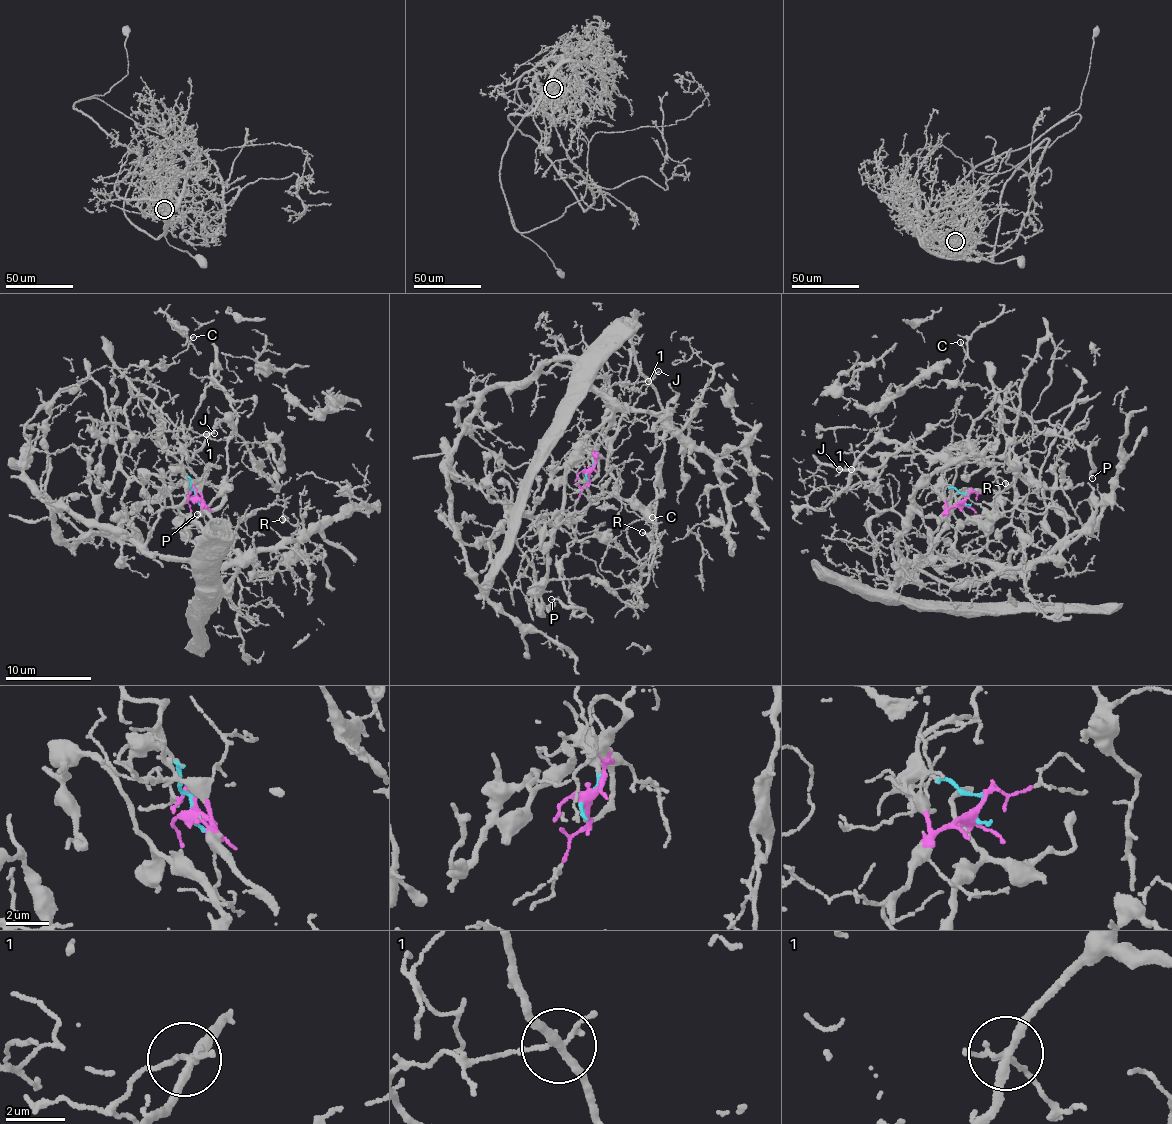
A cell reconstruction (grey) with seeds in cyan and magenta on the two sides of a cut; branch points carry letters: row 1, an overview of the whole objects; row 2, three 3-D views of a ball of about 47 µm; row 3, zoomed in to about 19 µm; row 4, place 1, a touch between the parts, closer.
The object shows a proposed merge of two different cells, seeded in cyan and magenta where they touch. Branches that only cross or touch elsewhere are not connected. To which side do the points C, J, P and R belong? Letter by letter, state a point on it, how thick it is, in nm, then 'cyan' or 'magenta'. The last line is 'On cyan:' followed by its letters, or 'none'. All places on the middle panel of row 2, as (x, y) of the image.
C: at (652, 517); 150 nm thick; cyan
J: at (658, 371); 100 nm thick; cyan
P: at (551, 599); 160 nm thick; cyan
R: at (642, 532); 130 nm thick; magenta
On cyan: C, J, P

